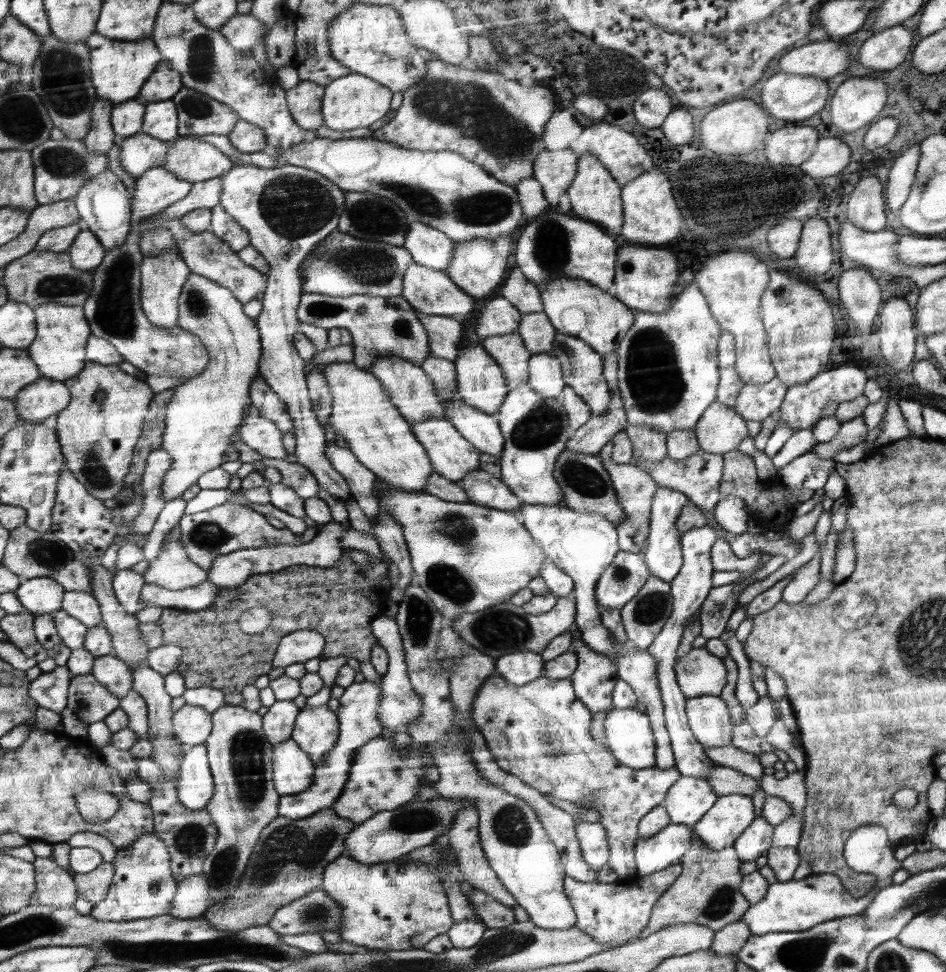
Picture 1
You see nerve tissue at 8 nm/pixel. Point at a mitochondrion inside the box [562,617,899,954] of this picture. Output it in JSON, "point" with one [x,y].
{"point":[721,902]}

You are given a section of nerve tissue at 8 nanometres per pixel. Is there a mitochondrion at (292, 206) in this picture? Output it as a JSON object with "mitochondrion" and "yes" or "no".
{"mitochondrion":"yes"}

